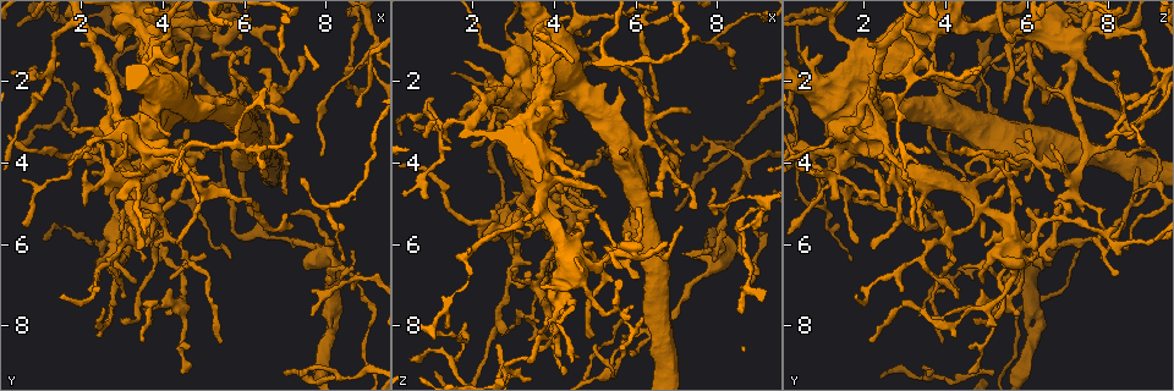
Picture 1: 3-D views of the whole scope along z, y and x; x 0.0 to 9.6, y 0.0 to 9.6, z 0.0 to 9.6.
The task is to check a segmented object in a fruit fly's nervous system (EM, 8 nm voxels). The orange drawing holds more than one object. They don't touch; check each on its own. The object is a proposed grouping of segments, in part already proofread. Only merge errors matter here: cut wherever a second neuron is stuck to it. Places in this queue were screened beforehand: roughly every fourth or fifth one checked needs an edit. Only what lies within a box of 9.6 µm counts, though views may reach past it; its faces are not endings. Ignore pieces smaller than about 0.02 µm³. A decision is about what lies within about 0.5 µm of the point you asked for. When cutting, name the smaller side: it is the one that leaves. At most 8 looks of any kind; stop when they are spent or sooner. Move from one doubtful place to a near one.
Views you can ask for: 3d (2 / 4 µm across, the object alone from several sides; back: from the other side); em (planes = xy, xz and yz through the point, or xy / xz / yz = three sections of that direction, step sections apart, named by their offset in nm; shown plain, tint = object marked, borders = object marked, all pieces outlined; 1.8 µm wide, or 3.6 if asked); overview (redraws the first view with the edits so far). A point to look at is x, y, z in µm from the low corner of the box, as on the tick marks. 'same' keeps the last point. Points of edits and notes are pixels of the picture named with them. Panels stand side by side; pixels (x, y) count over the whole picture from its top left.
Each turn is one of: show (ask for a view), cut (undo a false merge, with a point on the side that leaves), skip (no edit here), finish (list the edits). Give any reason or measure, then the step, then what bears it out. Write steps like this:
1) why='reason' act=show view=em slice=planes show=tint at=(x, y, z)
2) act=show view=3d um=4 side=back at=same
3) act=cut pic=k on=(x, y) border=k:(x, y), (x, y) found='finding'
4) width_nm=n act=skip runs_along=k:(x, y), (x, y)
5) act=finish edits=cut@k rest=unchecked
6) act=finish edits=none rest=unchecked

why='abrupt turn' act=show view=3d um=4 at=(7.95, 5.15, 1.05)

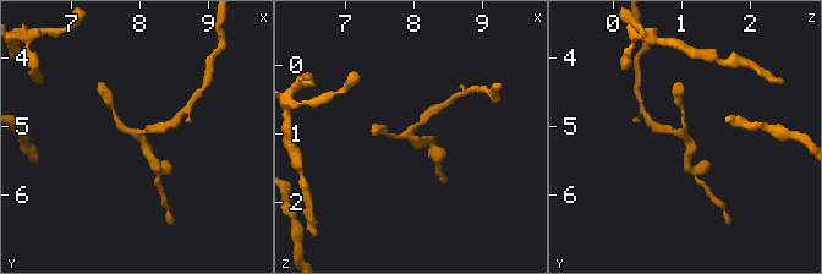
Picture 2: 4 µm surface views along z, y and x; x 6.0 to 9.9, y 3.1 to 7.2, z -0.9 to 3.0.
why='now the EM' act=show view=em slice=xy step=16 show=tint at=(8.00, 5.15, 1.05)

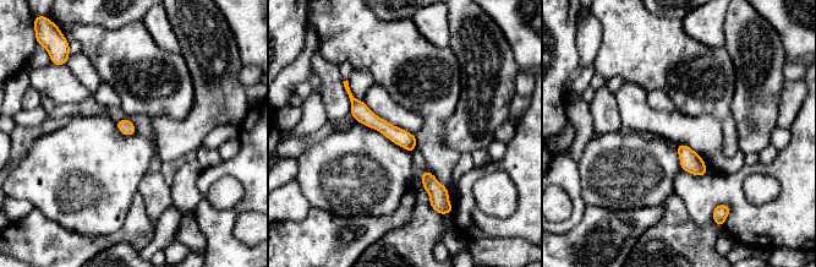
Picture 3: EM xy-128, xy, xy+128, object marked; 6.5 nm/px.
why='another direction' act=show view=em slice=planes show=tint at=same

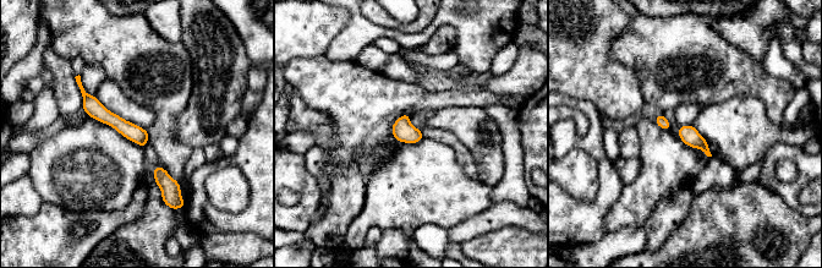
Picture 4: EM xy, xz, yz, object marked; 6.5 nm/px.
act=skip runs_along=4:(86, 97), (105, 116), (143, 141) found='continuous, no second neuron'

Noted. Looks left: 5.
why='sharp bend' act=show view=3d um=4 at=(5.50, 1.25, 6.15)

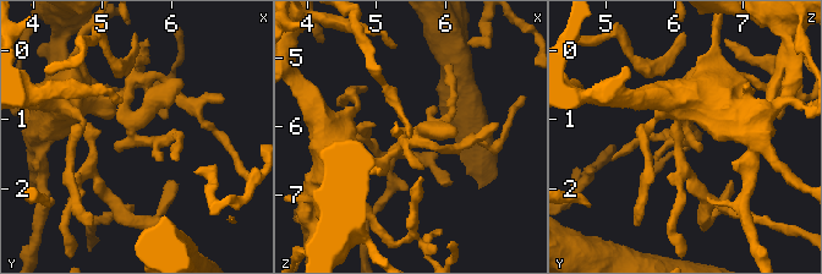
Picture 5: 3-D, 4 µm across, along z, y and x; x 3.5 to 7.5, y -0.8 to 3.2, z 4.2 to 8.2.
act=show view=em slice=planes show=plain at=(5.55, 1.20, 6.20)

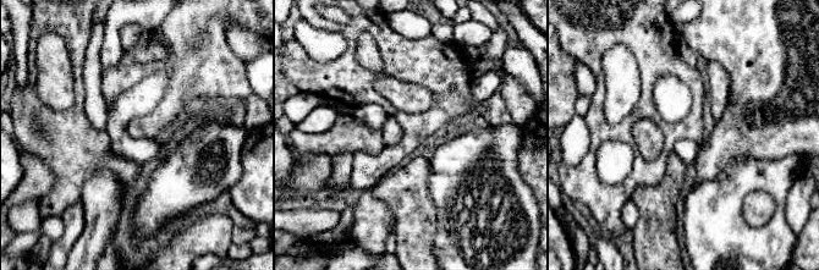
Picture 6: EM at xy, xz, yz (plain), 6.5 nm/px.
why='where the object lies' act=show view=em slice=planes show=tint at=same

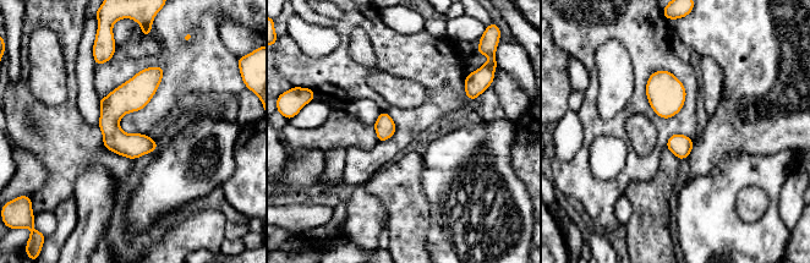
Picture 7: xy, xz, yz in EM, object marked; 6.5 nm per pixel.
act=skip runs_along=7:(159, 70), (110, 118), (109, 146) found='all the same neuron'

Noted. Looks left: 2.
why='branch point' act=show view=3d um=4 at=(3.75, 0.90, 8.20)

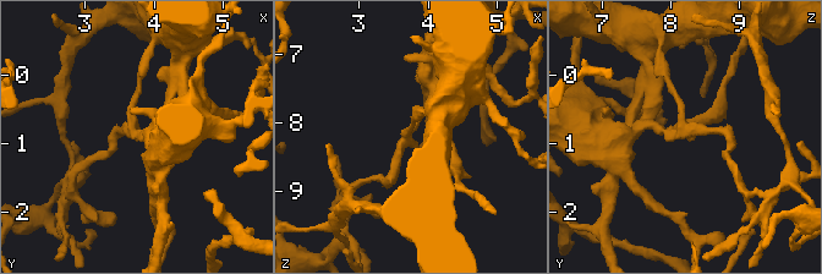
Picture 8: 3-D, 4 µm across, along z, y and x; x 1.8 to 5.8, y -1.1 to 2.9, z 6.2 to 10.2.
why='need the tissue' act=show view=em slice=planes show=tint at=(3.70, 0.85, 8.20)

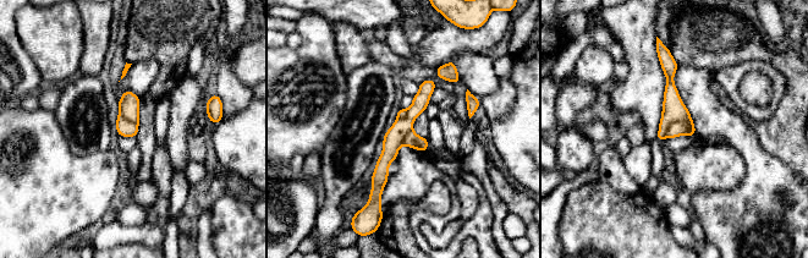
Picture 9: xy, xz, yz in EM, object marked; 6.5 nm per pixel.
act=cut pic=9 on=(674, 110) border=9:(691, 117), (674, 121), (665, 137) found='a second neuron is stuck on'

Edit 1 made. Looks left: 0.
act=finish edits=cut@9 rest=unchecked

